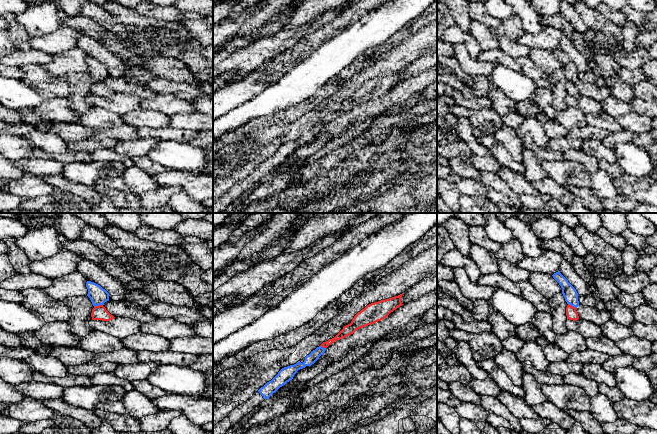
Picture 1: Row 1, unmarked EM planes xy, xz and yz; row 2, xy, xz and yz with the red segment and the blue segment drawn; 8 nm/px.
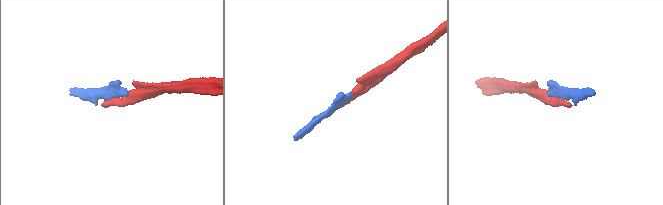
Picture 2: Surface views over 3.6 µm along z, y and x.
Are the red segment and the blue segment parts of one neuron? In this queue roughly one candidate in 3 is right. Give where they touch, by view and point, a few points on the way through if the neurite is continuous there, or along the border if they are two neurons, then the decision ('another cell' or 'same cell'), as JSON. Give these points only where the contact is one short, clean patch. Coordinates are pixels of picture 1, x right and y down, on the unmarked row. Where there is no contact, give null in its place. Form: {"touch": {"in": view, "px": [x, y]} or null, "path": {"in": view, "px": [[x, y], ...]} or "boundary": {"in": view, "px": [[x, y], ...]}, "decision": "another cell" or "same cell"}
{"touch": {"in": "xy", "px": [99, 81]}, "path": {"in": "xy", "px": [[99, 88], [99, 81], [98, 72]]}, "decision": "same cell"}

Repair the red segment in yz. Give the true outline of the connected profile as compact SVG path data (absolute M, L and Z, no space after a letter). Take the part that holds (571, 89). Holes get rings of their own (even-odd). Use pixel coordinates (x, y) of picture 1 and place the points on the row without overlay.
M554 49L553 54L559 59L562 64L562 70L567 78L566 92L567 95L576 97L579 95L576 84L579 82L578 69L576 65L568 58L568 56L560 49Z

